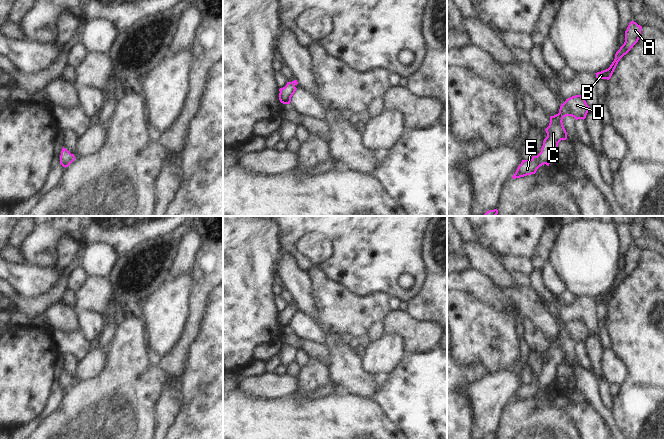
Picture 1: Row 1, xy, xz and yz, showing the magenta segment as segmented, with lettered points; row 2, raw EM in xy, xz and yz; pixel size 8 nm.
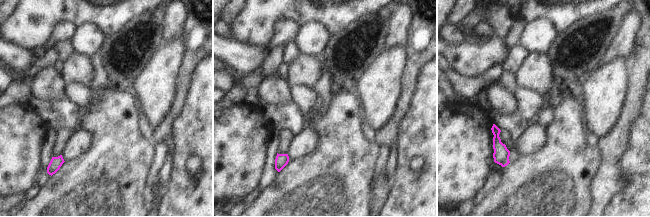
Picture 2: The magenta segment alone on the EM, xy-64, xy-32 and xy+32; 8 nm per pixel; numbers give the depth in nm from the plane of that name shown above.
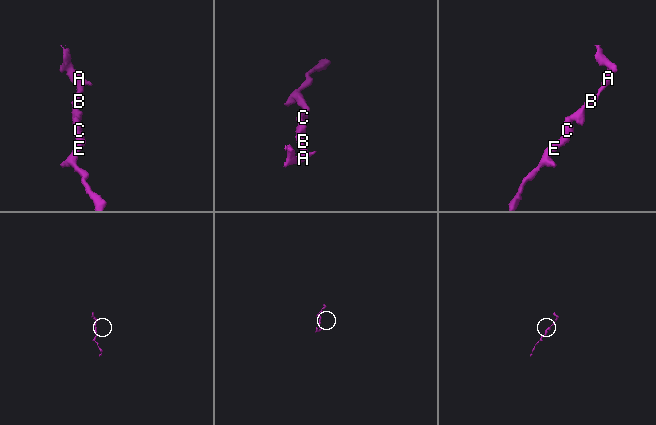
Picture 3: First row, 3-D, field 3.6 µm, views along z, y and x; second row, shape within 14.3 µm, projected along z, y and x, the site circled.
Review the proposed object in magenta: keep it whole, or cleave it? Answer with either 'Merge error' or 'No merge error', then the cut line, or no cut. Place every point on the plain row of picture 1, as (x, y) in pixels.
No merge error. No split.

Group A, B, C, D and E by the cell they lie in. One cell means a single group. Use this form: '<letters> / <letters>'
A B C D E

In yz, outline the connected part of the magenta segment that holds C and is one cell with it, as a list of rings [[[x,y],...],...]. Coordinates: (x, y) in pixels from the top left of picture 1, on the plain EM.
[[[581,319],[572,320],[561,328],[559,337],[550,340],[549,350],[545,353],[547,361],[543,365],[541,376],[533,380],[530,384],[522,384],[512,402],[520,402],[527,399],[535,398],[537,393],[559,381],[558,367],[567,363],[567,356],[563,350],[563,342],[572,340],[576,344],[585,343],[589,330]]]

